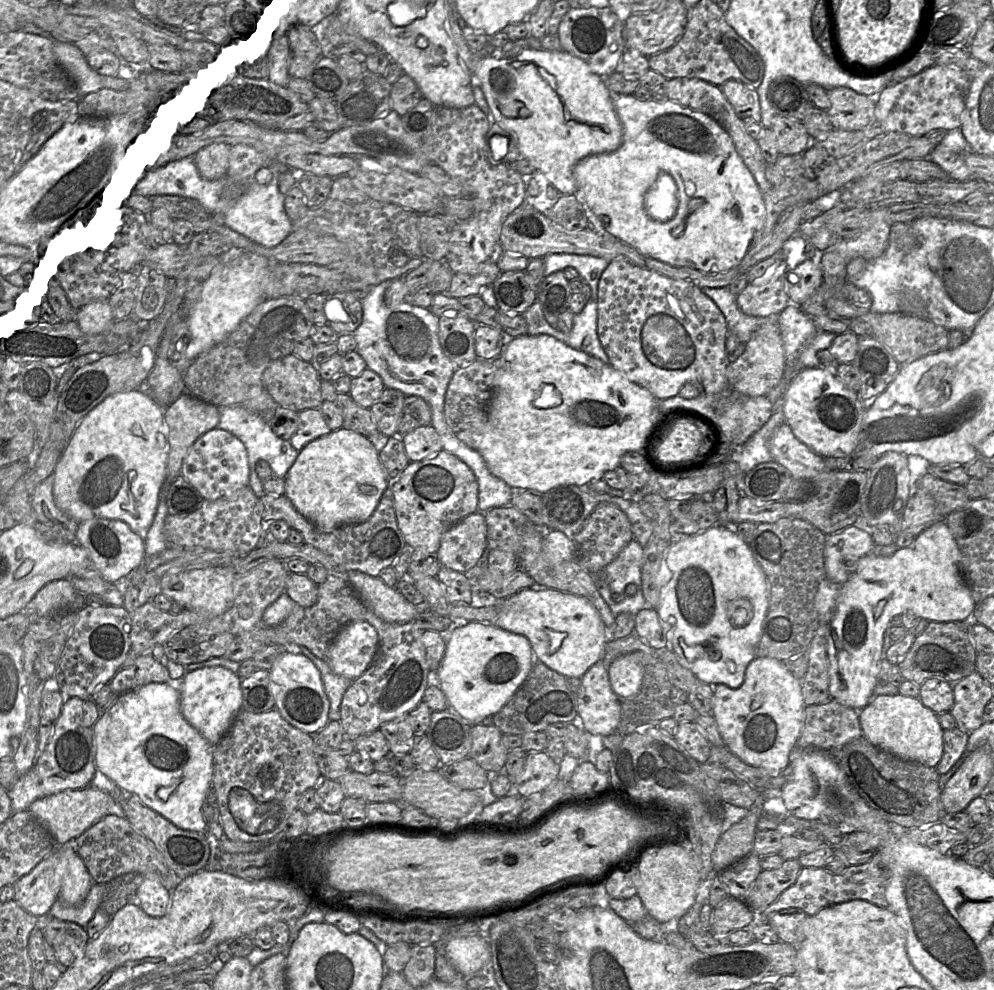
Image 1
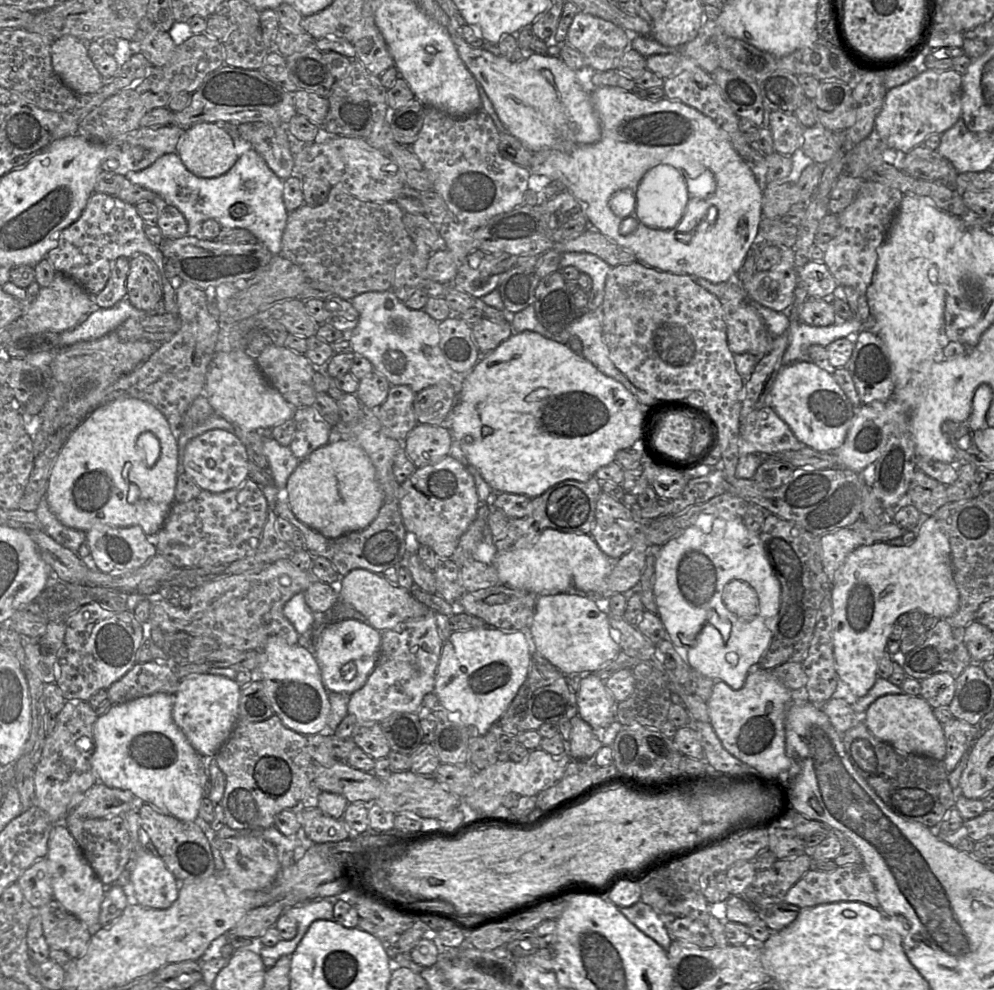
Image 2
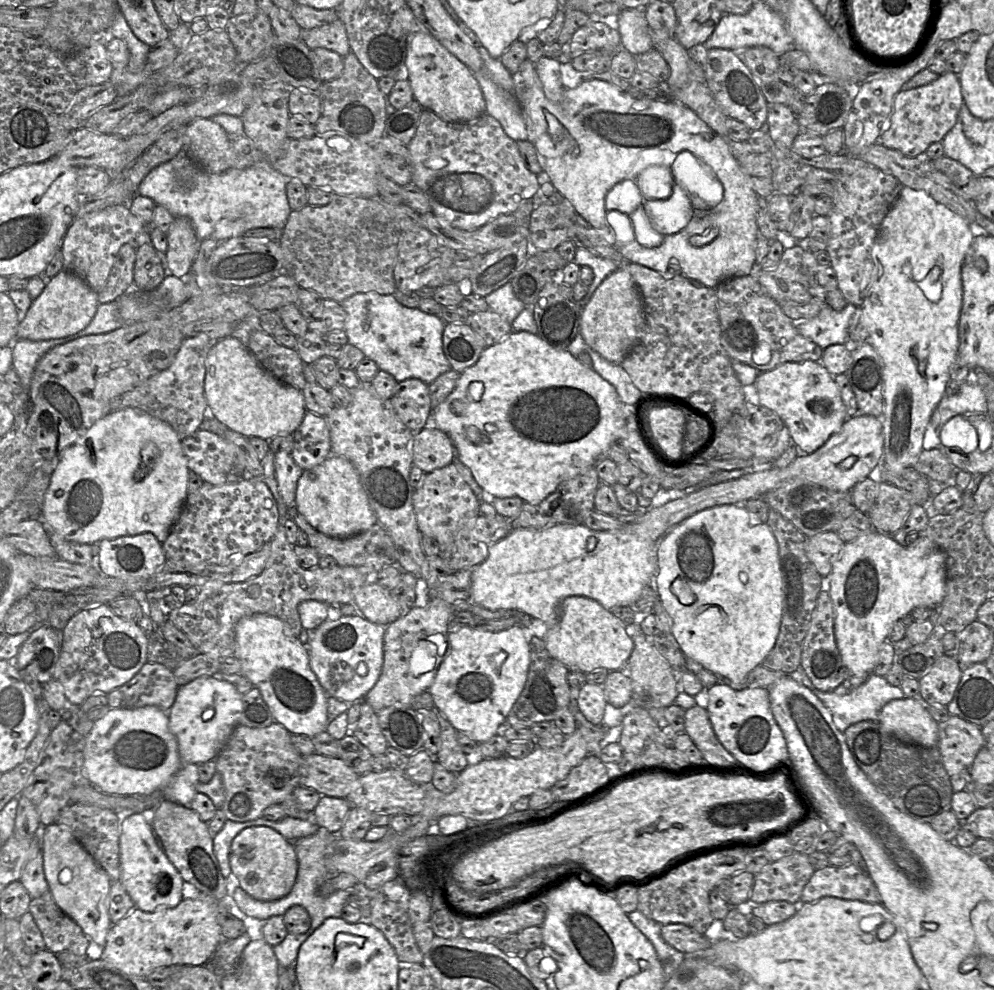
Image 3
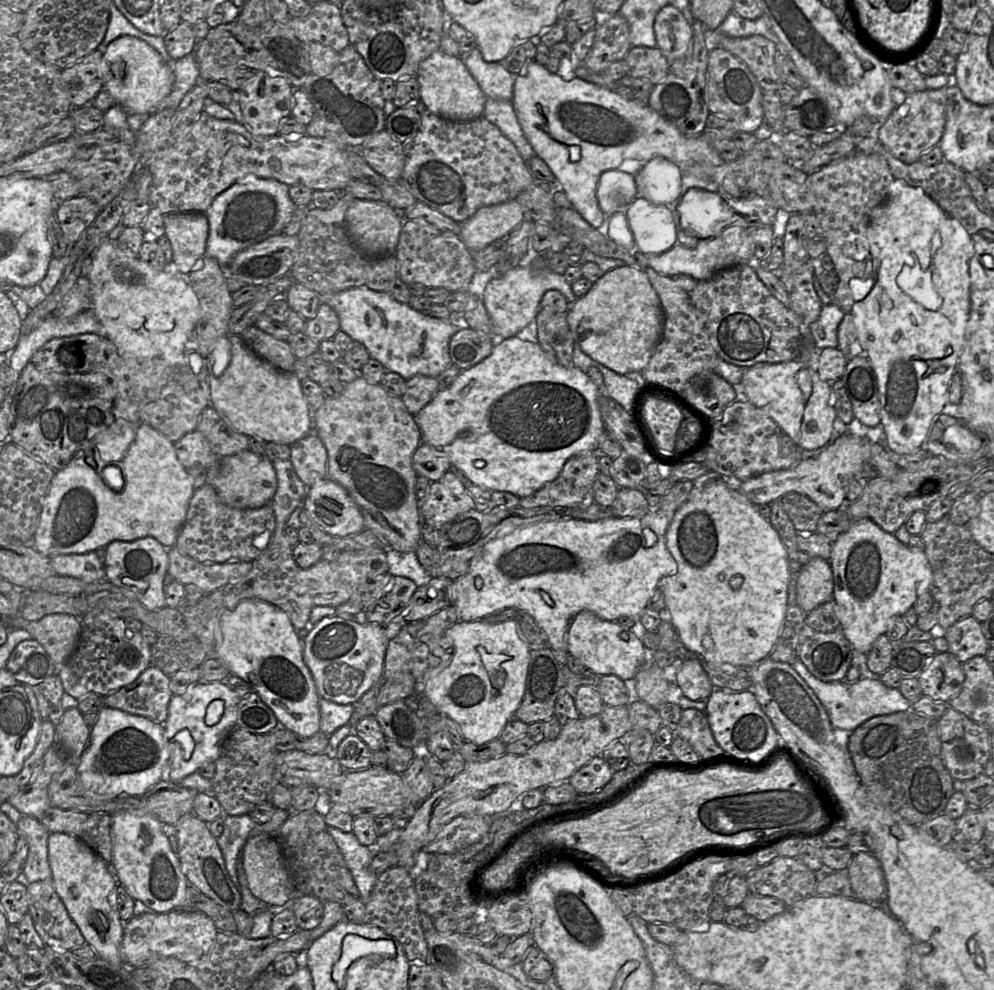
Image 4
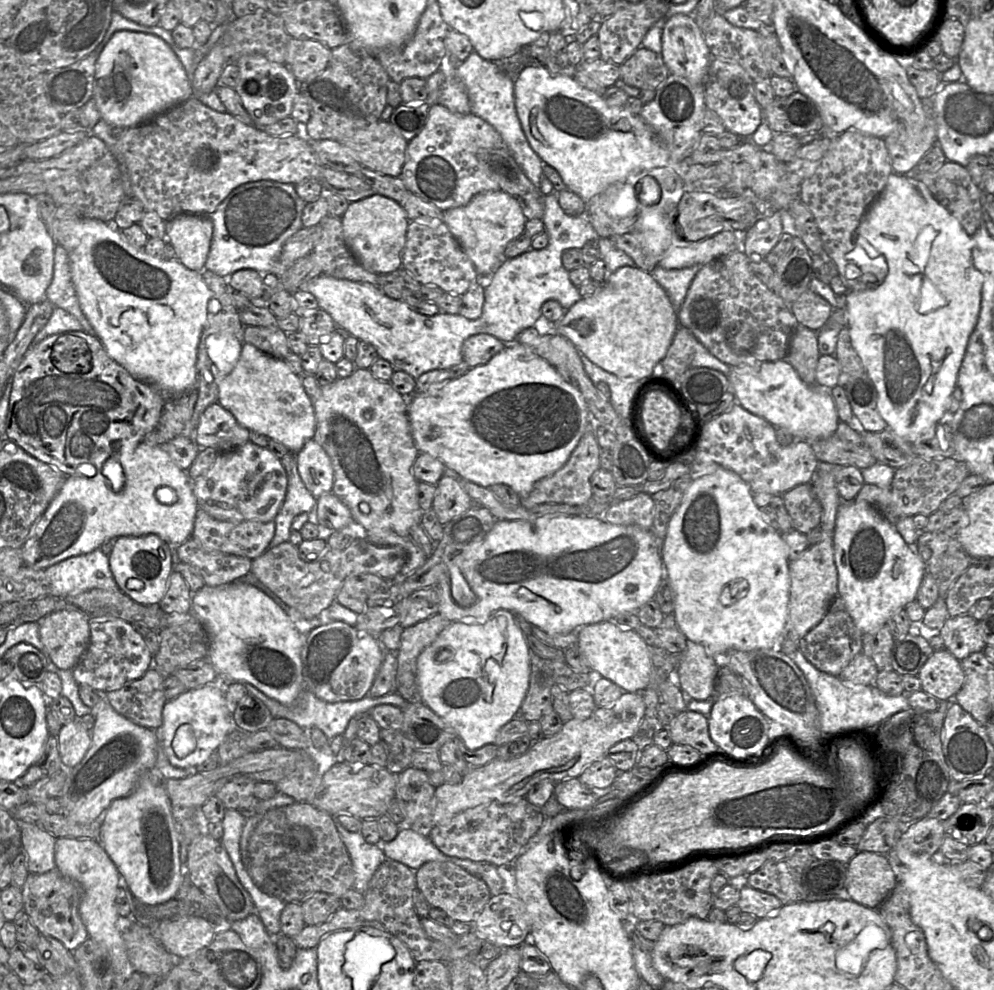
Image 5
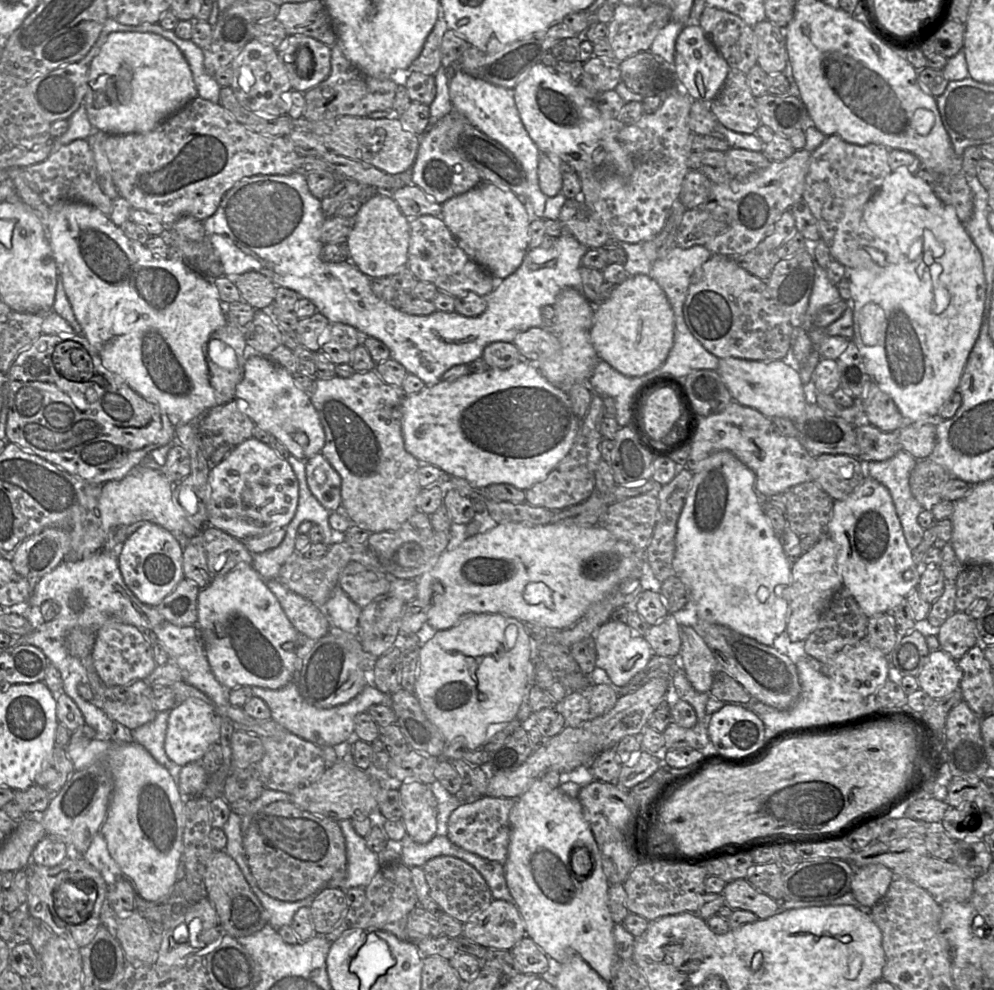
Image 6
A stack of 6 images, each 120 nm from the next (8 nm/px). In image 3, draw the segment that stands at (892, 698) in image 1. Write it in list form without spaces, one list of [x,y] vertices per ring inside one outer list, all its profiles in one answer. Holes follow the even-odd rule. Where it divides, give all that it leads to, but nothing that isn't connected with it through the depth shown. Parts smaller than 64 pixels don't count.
[[[902,698],[888,702],[880,711],[878,722],[886,732],[899,740],[923,747],[936,747],[939,742],[937,723],[923,699]]]

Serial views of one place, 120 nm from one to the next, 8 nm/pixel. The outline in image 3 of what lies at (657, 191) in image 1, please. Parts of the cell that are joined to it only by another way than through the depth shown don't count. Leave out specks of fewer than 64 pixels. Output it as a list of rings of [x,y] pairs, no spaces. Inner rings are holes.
[[[676,182],[669,198],[643,199],[642,206],[653,228],[664,236],[680,232],[693,216],[690,197]]]

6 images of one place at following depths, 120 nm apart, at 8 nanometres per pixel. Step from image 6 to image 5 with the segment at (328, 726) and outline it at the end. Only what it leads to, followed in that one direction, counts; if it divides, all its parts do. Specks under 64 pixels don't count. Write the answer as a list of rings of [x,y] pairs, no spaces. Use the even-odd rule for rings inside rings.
[[[244,683],[249,695],[258,698],[270,710],[273,718],[284,718],[296,723],[301,728],[315,727],[320,729],[325,736],[331,740],[338,735],[343,735],[349,721],[356,716],[369,715],[370,710],[380,704],[390,704],[397,707],[404,707],[406,700],[397,692],[391,692],[381,697],[370,697],[366,695],[360,700],[326,702],[316,697],[311,691],[302,688],[297,699],[290,705],[283,705],[280,702],[266,696],[259,689],[249,683]]]

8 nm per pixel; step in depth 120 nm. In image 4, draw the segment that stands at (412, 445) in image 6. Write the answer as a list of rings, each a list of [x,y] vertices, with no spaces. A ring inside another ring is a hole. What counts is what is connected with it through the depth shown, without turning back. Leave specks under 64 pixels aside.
[[[517,334],[507,339],[495,339],[494,348],[487,358],[468,369],[462,370],[448,388],[438,389],[432,400],[414,417],[422,434],[422,442],[441,452],[442,456],[446,457],[451,465],[459,469],[473,484],[491,492],[506,491],[519,498],[524,498],[556,479],[566,461],[572,456],[584,451],[598,451],[599,438],[605,431],[598,407],[600,394],[601,389],[586,372],[575,366],[560,366],[550,359],[537,341],[525,339],[522,334]]]

